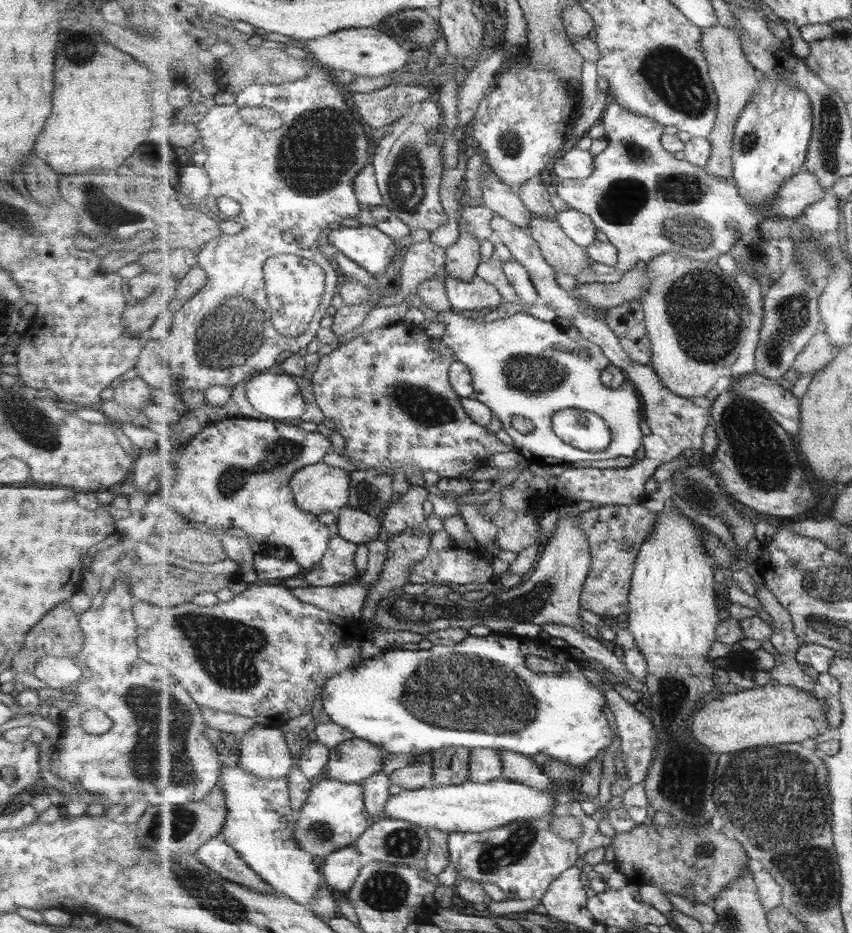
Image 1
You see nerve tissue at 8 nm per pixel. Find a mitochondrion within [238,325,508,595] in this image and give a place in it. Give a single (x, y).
(421, 405)

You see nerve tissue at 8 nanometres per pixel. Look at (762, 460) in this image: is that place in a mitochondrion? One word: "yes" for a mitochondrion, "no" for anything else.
yes

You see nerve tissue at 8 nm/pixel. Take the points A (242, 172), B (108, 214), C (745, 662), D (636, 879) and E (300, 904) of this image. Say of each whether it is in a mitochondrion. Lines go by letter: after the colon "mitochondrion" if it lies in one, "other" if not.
A: other
B: mitochondrion
C: other
D: other
E: other

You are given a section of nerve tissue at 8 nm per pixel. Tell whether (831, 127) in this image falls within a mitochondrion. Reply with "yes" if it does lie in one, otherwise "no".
yes

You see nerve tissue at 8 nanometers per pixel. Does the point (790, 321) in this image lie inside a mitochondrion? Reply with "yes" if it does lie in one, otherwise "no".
yes

